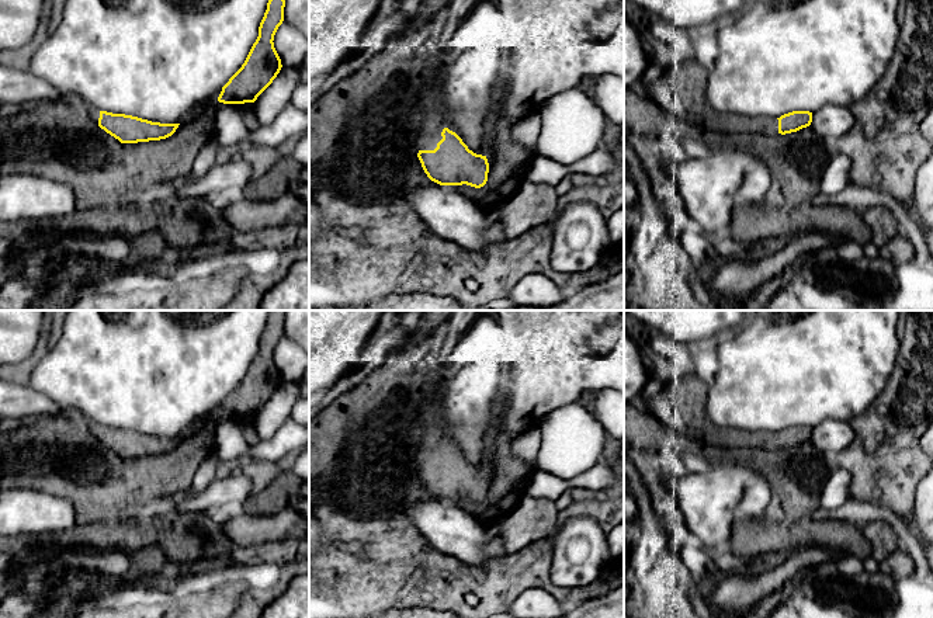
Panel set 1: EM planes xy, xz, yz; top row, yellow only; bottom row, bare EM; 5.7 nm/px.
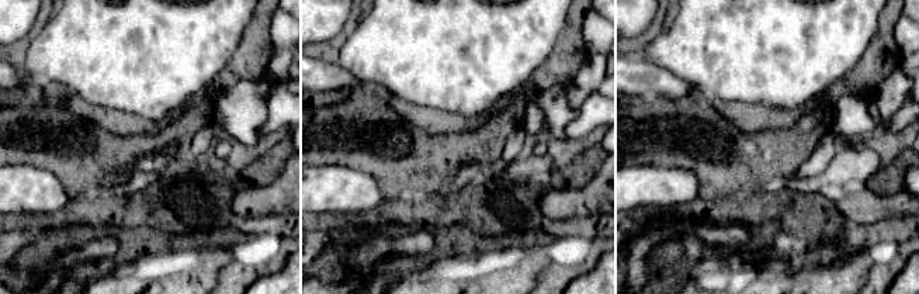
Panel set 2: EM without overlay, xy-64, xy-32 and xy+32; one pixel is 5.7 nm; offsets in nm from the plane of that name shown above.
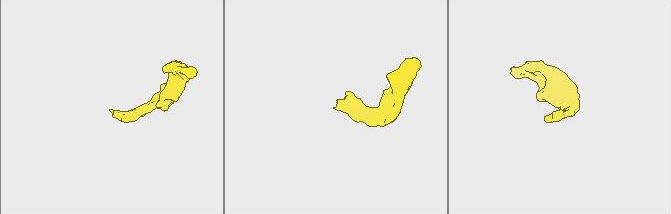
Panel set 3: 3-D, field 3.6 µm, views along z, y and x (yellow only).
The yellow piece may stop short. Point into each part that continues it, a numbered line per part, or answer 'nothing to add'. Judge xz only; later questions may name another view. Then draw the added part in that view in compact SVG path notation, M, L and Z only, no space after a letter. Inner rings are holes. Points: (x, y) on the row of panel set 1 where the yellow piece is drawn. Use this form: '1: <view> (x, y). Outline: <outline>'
1: xz (432, 122). Outline: M422 73L417 79L415 110L420 112L420 125L417 128L416 147L419 150L434 150L443 139L441 132L445 128L445 122L437 107L433 80L427 73Z

